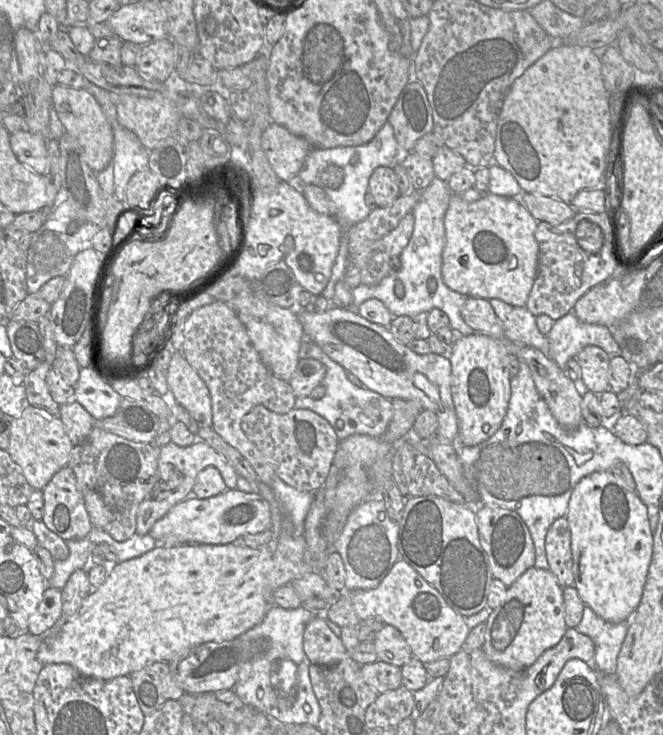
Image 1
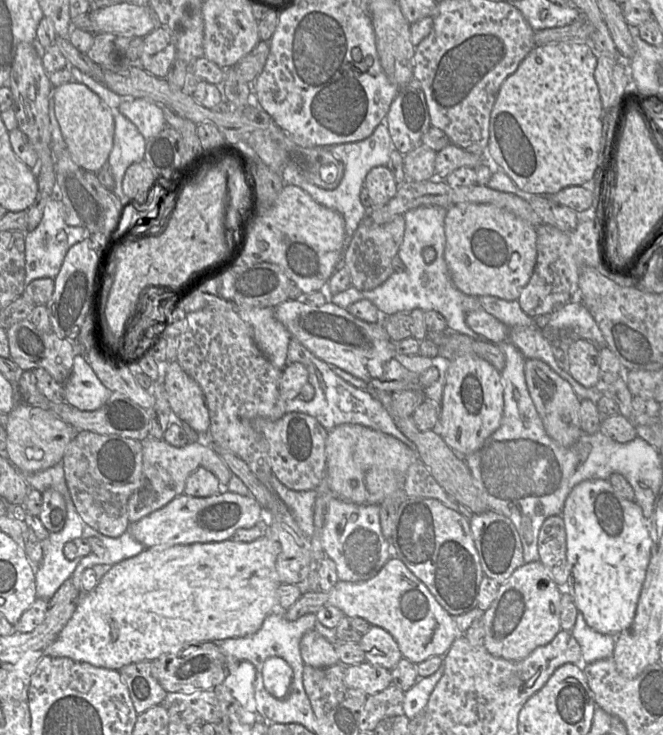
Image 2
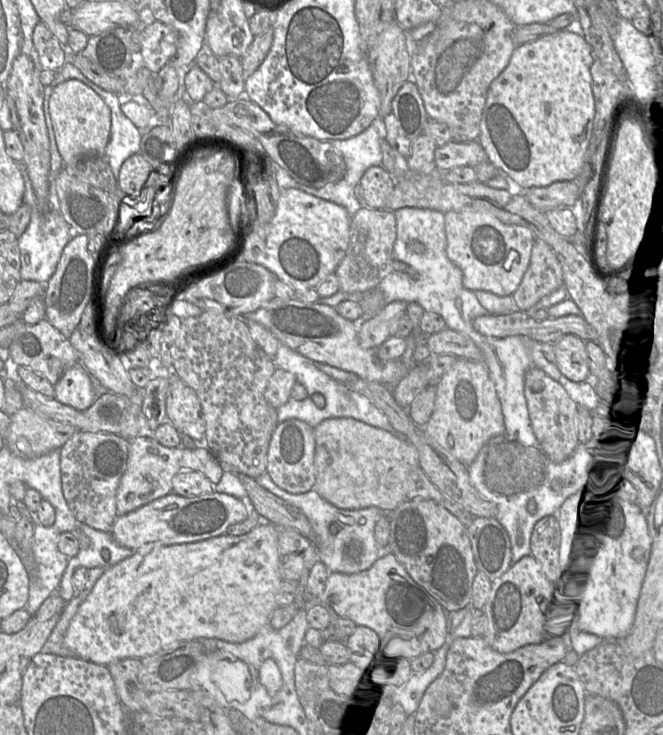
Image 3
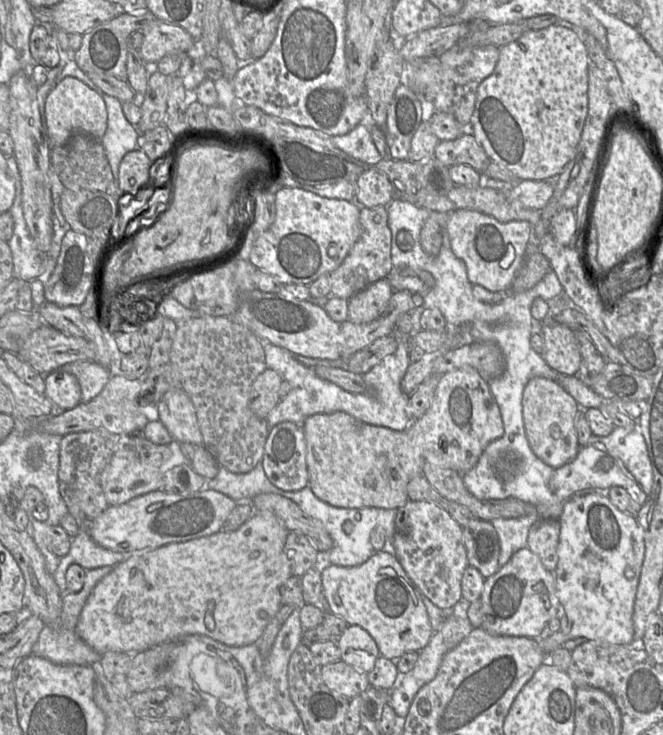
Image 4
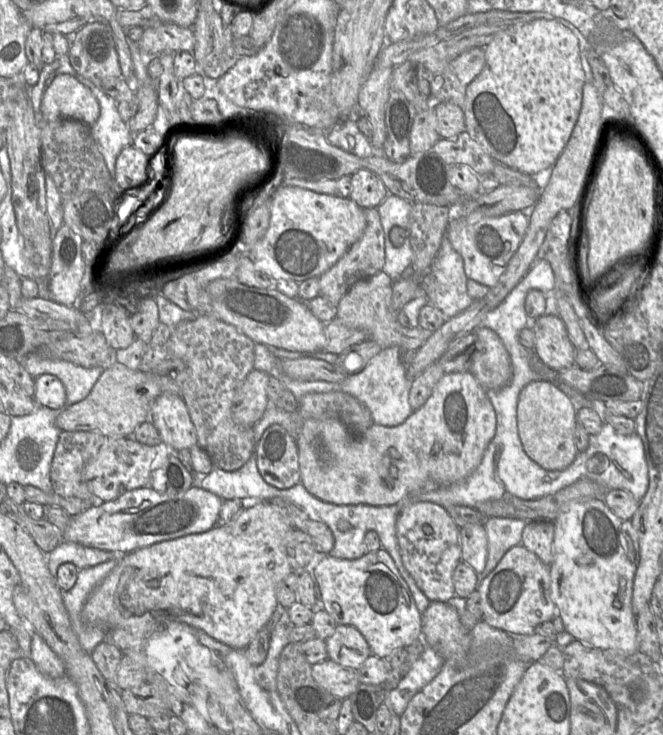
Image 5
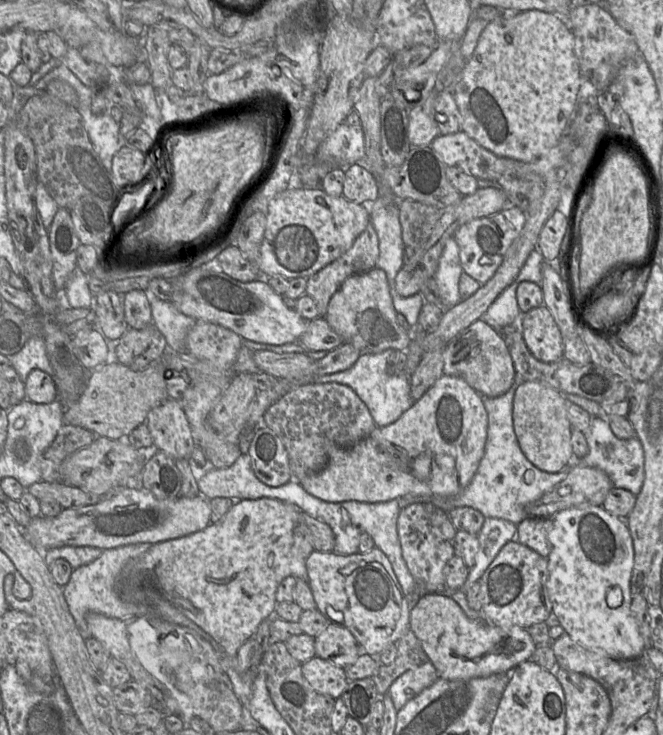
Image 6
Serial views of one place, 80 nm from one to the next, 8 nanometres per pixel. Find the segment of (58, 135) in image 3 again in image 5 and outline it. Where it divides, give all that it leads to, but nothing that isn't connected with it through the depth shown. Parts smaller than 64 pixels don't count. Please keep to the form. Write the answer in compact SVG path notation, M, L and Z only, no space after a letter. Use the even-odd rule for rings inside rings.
M62 74L45 89L40 111L46 121L70 118L91 126L100 115L100 106L89 88Z

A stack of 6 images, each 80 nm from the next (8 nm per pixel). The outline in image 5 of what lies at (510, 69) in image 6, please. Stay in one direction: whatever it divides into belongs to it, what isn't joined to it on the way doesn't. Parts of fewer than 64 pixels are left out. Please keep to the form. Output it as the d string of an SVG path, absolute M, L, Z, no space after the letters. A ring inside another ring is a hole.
M539 18L500 32L484 51L485 66L466 88L462 107L465 130L495 162L530 176L552 168L568 143L581 110L585 73L579 40L558 20Z

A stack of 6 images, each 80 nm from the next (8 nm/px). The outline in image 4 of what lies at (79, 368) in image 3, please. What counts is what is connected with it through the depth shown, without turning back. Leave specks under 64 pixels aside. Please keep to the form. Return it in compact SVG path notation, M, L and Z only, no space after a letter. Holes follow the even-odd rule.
M60 370L44 375L44 395L55 405L57 411L76 407L81 402L81 389L75 376Z

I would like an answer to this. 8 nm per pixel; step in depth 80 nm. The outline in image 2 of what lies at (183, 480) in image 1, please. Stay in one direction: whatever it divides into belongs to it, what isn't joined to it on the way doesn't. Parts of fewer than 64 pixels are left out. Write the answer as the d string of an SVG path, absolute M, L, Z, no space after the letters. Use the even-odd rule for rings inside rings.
M208 436L202 442L188 443L183 447L174 447L163 439L146 438L141 441L143 448L143 484L132 493L128 500L128 518L130 523L137 522L150 513L162 508L175 497L184 494L188 476L198 467L212 472L225 488L232 475L221 457L209 445Z

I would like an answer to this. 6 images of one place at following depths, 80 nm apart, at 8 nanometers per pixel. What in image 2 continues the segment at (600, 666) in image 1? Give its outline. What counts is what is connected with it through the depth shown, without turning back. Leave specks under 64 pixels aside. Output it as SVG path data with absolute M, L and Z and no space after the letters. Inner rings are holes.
M580 612L570 632L581 647L582 664L613 657L616 636L602 634L593 630L587 625Z

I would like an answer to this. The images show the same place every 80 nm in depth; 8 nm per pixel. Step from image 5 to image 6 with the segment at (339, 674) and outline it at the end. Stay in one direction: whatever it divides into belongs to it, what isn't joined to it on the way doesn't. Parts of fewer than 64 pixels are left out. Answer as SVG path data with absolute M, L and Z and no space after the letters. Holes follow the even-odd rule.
M319 657L302 663L302 674L315 691L334 699L341 697L349 682L343 668Z

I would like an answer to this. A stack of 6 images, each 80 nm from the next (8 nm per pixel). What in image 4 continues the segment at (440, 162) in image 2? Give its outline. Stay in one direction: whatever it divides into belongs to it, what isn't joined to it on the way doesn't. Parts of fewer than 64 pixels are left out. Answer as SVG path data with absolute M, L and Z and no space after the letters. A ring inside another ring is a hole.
M466 131L454 140L440 141L434 156L445 166L465 164L483 173L491 160L471 133Z

